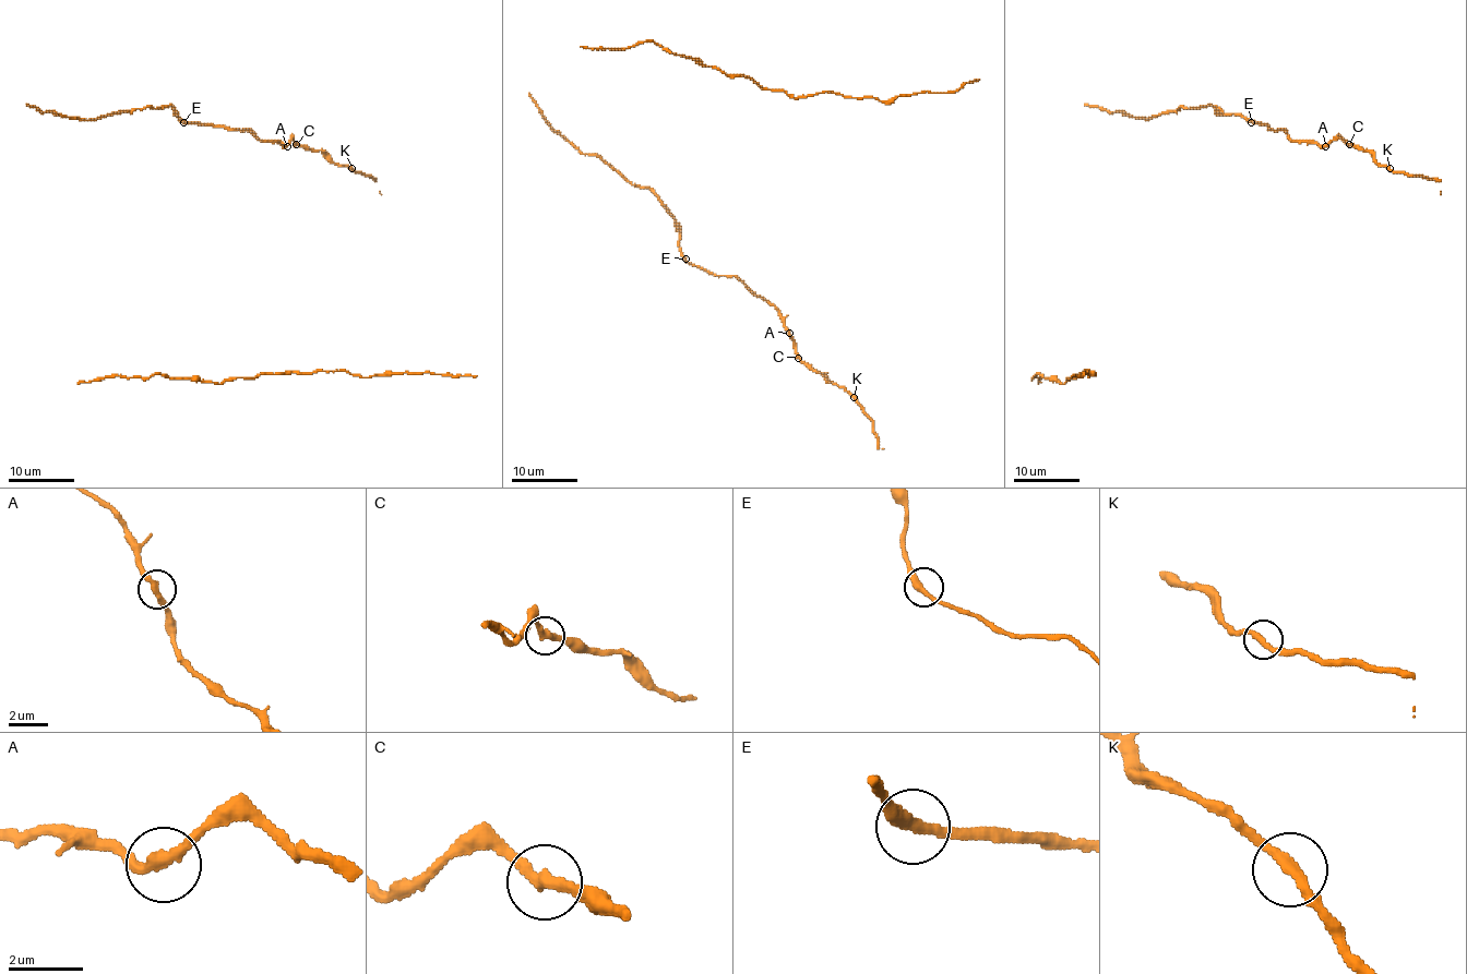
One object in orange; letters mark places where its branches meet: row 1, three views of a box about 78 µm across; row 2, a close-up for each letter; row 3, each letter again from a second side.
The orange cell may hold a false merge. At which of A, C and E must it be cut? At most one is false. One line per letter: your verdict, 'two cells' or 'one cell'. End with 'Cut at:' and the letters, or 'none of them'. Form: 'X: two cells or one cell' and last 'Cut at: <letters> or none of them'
A: one cell
C: one cell
E: one cell
Cut at: none of them

